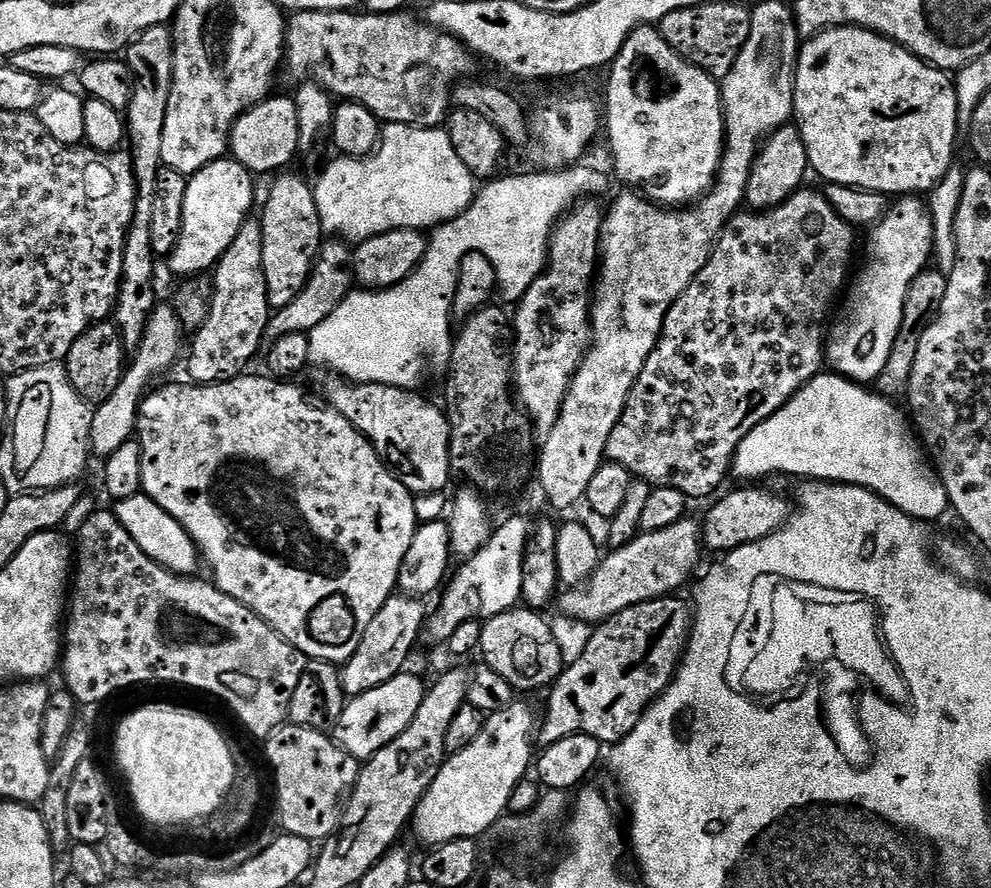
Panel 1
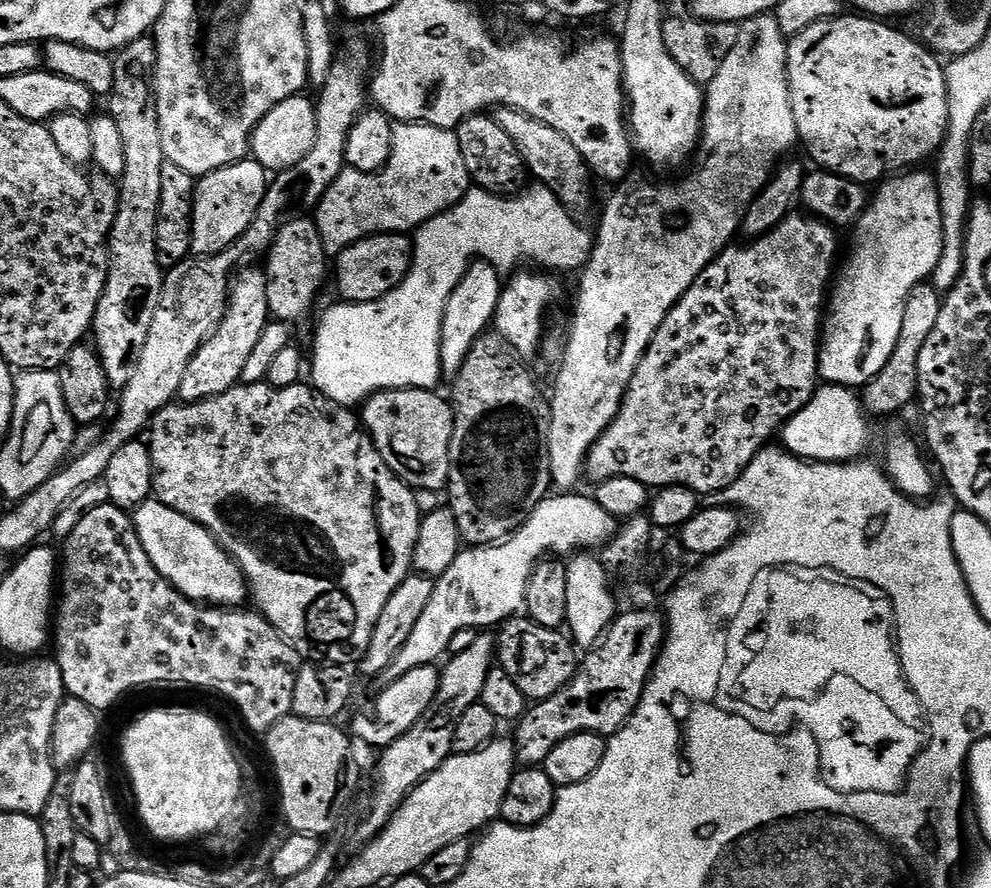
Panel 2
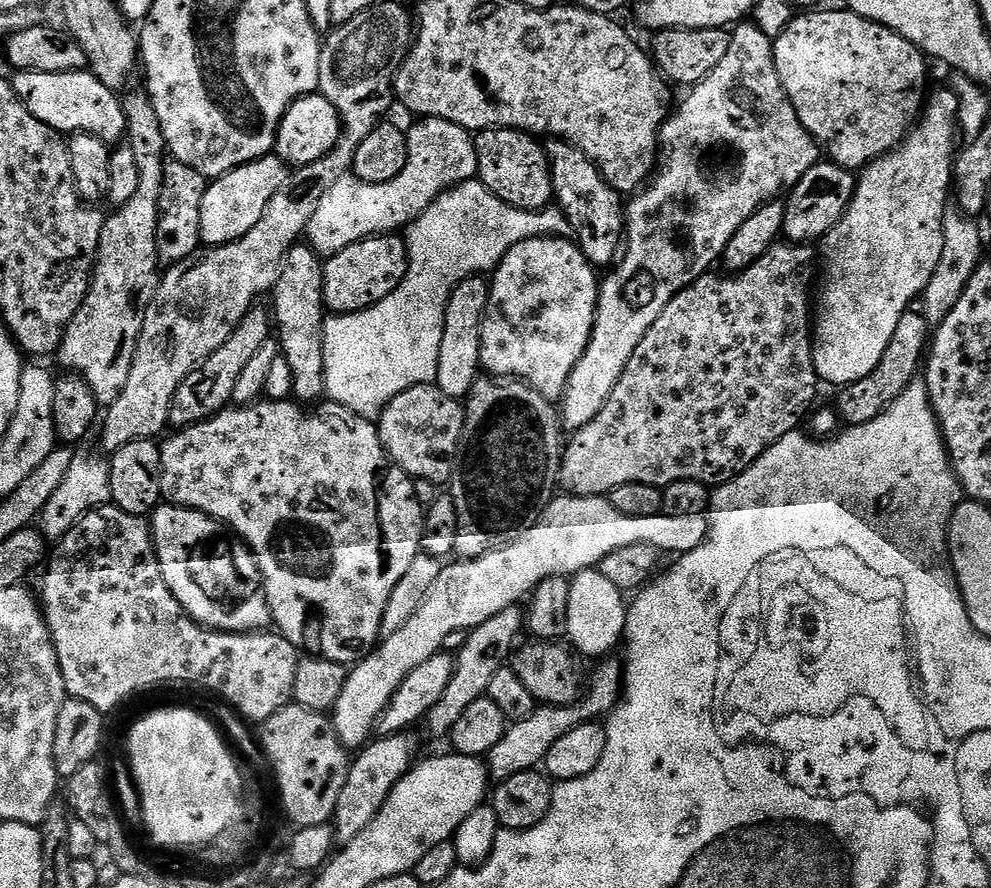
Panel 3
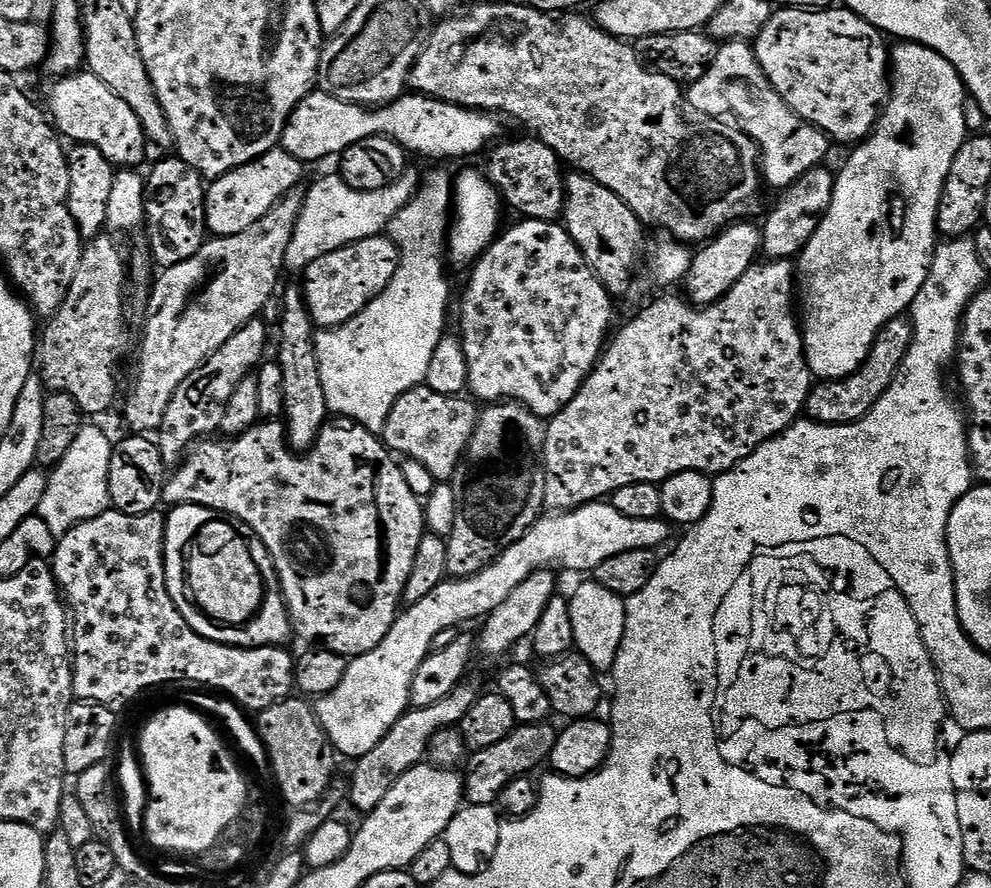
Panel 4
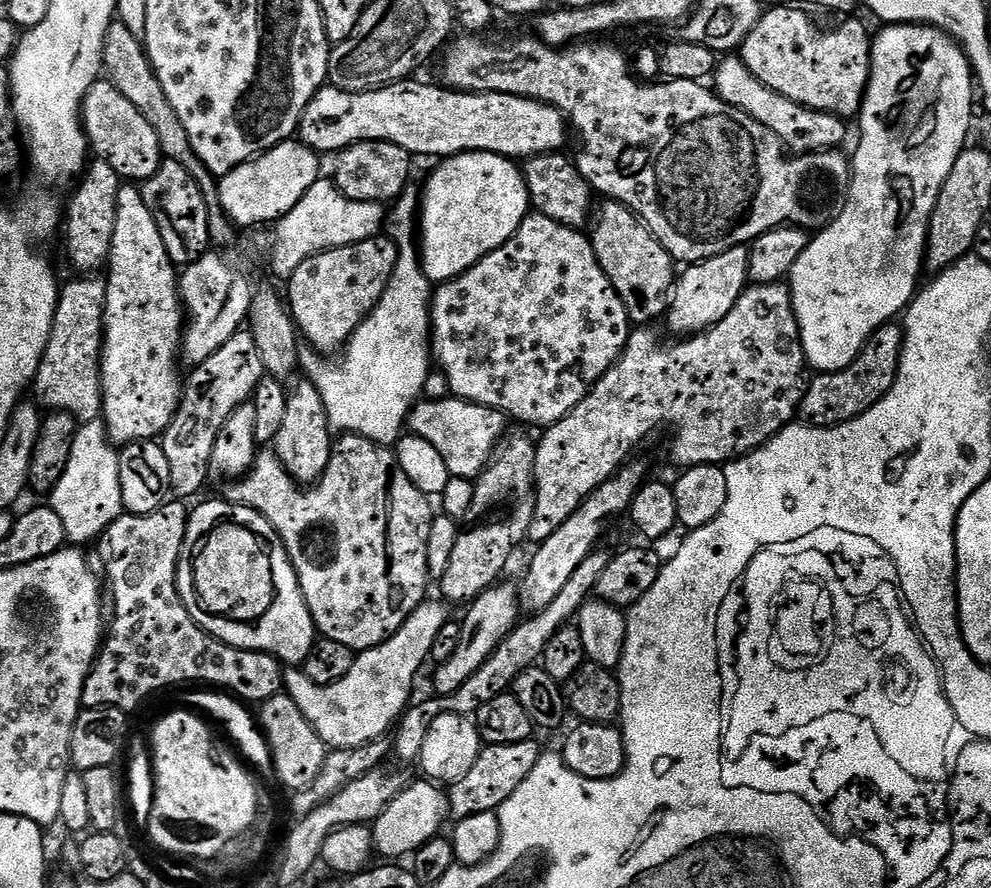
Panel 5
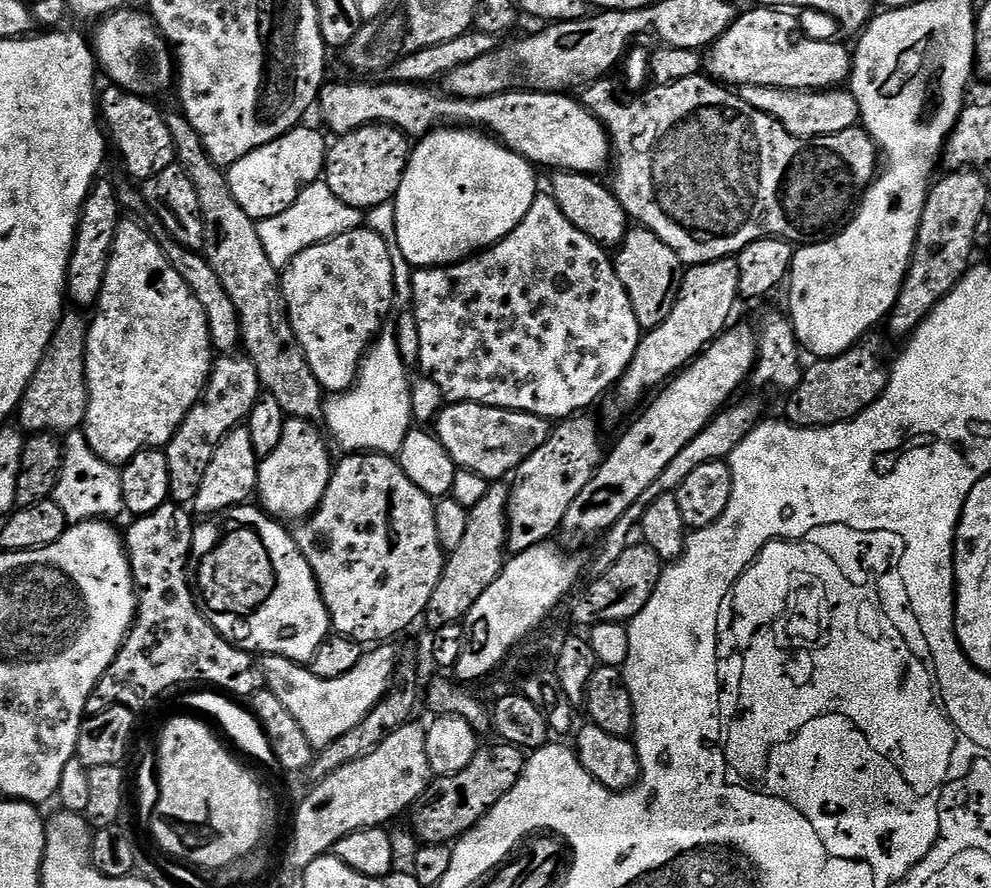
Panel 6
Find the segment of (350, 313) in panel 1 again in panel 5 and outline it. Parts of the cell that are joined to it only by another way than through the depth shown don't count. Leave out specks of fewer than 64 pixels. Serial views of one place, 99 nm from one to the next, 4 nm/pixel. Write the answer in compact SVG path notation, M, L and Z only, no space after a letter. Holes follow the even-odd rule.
M409 186L402 190L400 196L391 201L387 209L386 235L398 250L398 262L394 262L392 277L382 298L376 303L368 318L361 322L358 330L354 330L346 345L346 351L339 357L341 360L337 364L331 364L328 361L331 359L321 358L316 354L305 355L302 360L307 379L311 380L318 394L322 394L322 402L326 402L328 424L333 433L361 436L381 446L395 445L402 436L408 423L408 413L411 412L413 404L421 399L424 383L430 371L430 329L434 285L420 264L418 213L421 199L421 189Z

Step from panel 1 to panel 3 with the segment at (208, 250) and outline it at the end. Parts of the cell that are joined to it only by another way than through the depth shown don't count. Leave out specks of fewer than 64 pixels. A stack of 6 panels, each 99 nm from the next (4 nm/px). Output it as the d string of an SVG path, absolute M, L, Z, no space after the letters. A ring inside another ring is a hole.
M269 154L261 156L259 160L252 160L225 176L215 177L202 198L201 241L208 246L229 244L254 230L258 218L262 218L262 210L266 210L266 205L270 203L270 198L274 198L278 186L282 186L285 175L284 161L275 154Z

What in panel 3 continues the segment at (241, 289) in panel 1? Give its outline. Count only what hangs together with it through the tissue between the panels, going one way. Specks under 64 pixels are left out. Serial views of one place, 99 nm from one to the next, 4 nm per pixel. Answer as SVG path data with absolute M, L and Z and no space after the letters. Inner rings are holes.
M253 306L249 309L234 334L230 334L230 338L226 338L226 342L222 342L222 346L218 346L218 350L214 350L214 354L210 354L204 364L193 370L182 382L182 386L178 386L178 394L172 399L171 419L177 429L201 424L232 404L234 386L238 383L242 370L246 370L247 364L254 359L254 354L262 347L262 342L269 340L274 328L269 309L260 307Z

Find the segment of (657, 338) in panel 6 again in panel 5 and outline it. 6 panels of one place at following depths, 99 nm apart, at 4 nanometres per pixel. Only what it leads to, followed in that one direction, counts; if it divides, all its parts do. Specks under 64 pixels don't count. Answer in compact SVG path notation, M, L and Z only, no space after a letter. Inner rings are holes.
M741 246L731 248L722 254L714 254L714 258L701 260L699 264L689 264L679 273L672 289L672 303L668 306L666 321L668 328L680 338L691 338L697 332L705 332L712 328L738 302L744 289L749 287L748 278L748 248Z

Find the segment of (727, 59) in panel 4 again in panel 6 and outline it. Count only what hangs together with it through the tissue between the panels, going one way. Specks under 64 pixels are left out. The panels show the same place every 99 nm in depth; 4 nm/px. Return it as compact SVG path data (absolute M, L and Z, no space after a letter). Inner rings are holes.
M753 84L743 85L738 94L747 104L754 106L754 110L762 110L774 117L790 134L794 134L803 140L813 140L819 136L830 134L842 134L842 130L850 130L861 123L860 107L858 102L848 90L825 90L823 92L799 92L789 88L771 88L770 86L754 86Z

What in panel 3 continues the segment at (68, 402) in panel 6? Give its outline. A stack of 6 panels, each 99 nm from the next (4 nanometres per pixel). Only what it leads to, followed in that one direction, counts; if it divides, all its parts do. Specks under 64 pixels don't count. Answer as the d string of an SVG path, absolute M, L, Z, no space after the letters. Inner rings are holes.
M147 87L131 88L123 93L122 103L128 123L126 147L134 150L134 162L140 171L137 189L128 202L119 205L116 213L105 219L100 255L96 257L96 271L92 274L88 297L76 317L66 325L58 353L64 370L83 376L102 406L118 402L122 390L126 390L146 310L152 305L162 279L156 254L156 231L166 145Z

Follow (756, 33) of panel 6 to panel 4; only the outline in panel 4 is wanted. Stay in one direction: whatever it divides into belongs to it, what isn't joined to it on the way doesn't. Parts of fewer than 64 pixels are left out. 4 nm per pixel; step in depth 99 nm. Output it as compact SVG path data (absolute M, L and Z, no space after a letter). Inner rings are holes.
M780 6L773 11L770 22L766 22L766 26L762 29L759 36L756 37L754 47L758 62L762 66L766 78L772 83L773 90L780 93L780 97L785 100L801 118L806 122L810 122L814 127L822 129L835 143L837 140L840 144L856 146L872 135L872 130L880 120L885 104L888 103L890 95L890 44L887 44L887 42L889 43L885 33L878 31L874 25L866 22L859 14L850 11L849 8L843 6L837 6L837 8L835 8L835 6L832 6L827 10L813 10L810 8L786 8Z

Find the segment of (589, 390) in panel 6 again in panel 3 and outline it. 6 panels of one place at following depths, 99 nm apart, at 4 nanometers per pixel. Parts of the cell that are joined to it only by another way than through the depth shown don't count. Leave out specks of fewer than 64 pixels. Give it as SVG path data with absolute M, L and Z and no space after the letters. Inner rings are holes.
M535 236L514 246L491 273L488 305L480 327L480 367L494 376L515 376L525 380L538 394L556 402L563 397L574 366L586 352L600 297L597 269L575 243Z

